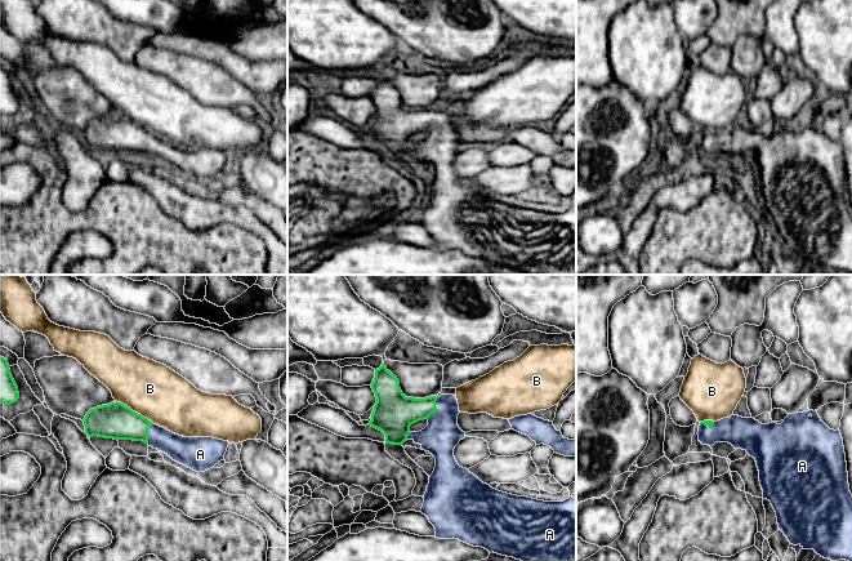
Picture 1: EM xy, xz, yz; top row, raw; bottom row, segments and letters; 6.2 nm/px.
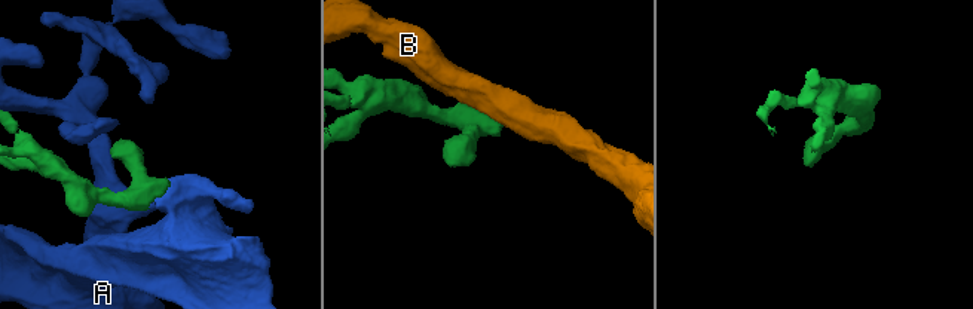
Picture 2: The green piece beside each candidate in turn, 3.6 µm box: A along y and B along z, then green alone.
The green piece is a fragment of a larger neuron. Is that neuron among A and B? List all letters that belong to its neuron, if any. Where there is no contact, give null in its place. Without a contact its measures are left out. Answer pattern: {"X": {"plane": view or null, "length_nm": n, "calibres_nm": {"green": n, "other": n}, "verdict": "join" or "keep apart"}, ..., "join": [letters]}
{"A": {"plane": "xz", "length_nm": 150, "calibres_nm": {"green": 220, "other": 220}, "verdict": "join"}, "B": {"plane": "xy", "length_nm": 280, "calibres_nm": {"green": 220, "other": 340}, "verdict": "keep apart"}, "join": ["A"]}

